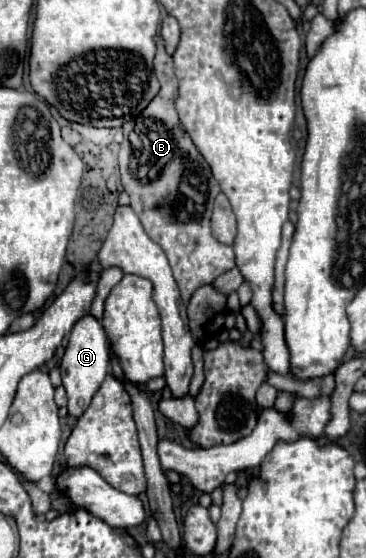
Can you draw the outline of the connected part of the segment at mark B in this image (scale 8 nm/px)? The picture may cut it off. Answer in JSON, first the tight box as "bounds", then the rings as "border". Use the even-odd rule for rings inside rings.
{"bounds":[118,34,234,302],"border":[[[160,34],[154,36],[154,42],[154,68],[160,80],[160,92],[142,114],[126,126],[126,140],[122,142],[118,162],[122,186],[130,196],[130,206],[138,214],[146,234],[166,252],[182,300],[188,302],[200,286],[210,284],[214,278],[234,268],[234,250],[232,246],[218,242],[210,232],[212,204],[220,186],[178,120],[174,108],[178,80],[172,70],[172,58],[166,54]]]}

